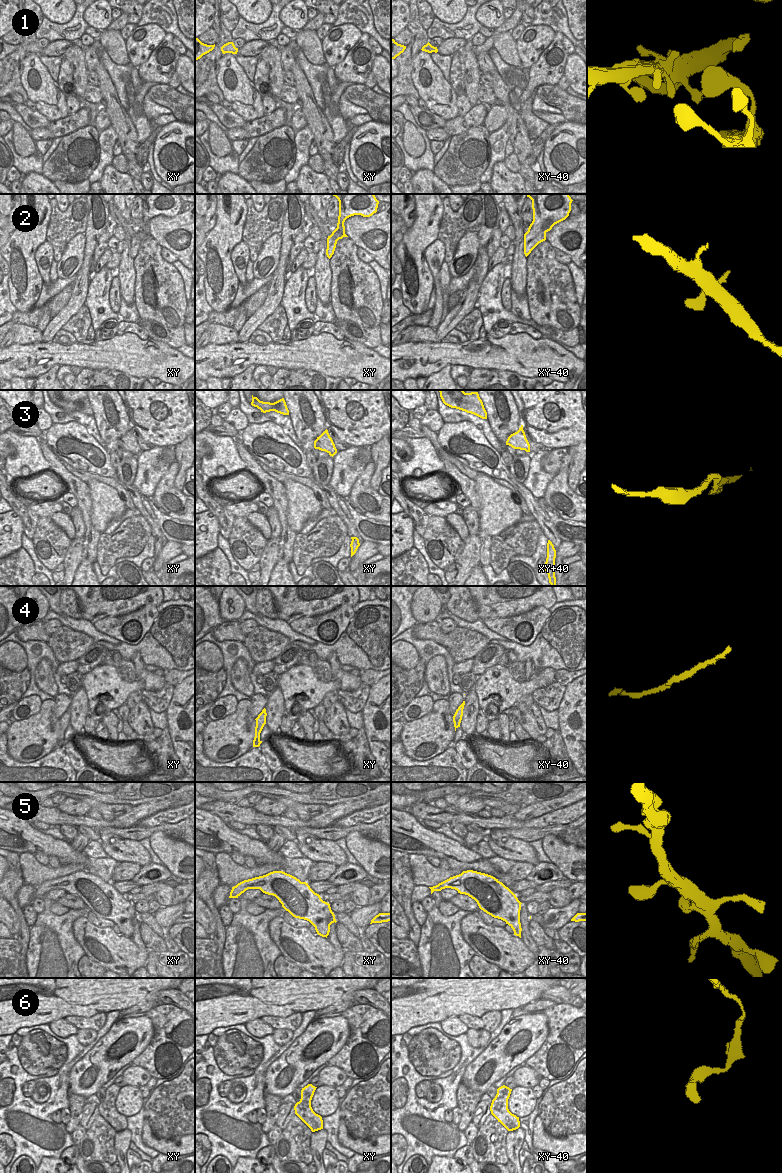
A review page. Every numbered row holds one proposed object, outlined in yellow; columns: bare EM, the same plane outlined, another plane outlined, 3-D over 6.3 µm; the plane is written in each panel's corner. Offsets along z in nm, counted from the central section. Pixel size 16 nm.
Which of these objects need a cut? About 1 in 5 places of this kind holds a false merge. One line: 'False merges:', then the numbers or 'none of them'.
False merges: 4

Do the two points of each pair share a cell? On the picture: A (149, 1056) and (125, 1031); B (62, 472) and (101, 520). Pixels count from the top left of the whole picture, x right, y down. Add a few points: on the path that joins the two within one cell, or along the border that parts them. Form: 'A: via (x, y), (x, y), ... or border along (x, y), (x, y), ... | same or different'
A: border along (154, 1029), (154, 1034), (149, 1044), (130, 1063) | different
B: border along (87, 486), (91, 500), (91, 524), (98, 532) | different

